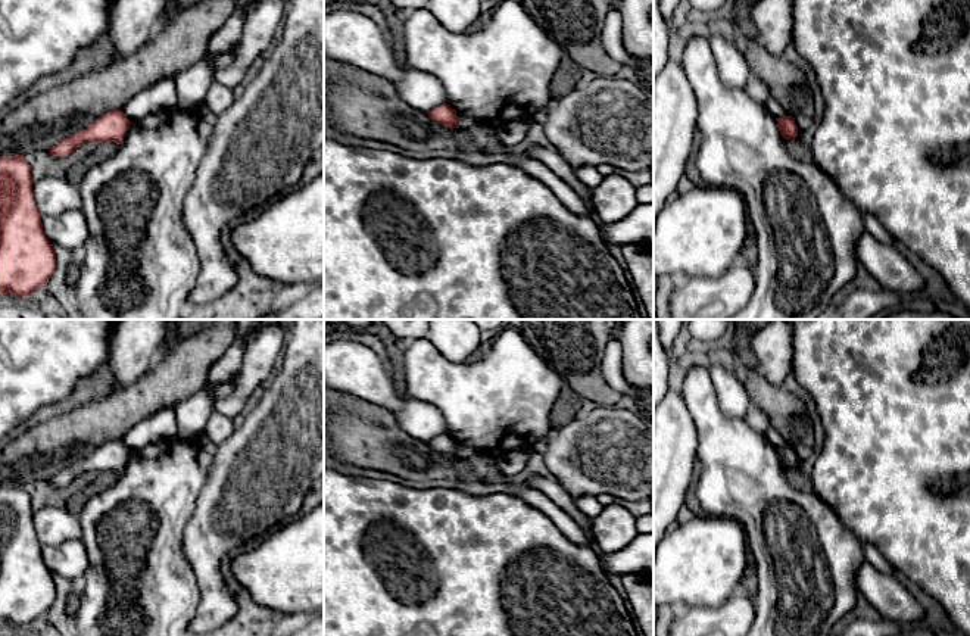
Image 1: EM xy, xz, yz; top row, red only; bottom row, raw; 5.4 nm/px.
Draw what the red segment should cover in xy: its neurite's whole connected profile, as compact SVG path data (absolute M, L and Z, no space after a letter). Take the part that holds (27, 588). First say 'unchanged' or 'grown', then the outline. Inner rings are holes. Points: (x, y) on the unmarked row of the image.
unchanged; M24 484L0 486L0 624L28 627L47 614L57 593L54 577L43 561L32 512Z

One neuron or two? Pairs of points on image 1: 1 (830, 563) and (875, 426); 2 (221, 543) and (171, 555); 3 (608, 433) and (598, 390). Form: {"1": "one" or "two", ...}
{"1": "two", "2": "two", "3": "two"}

